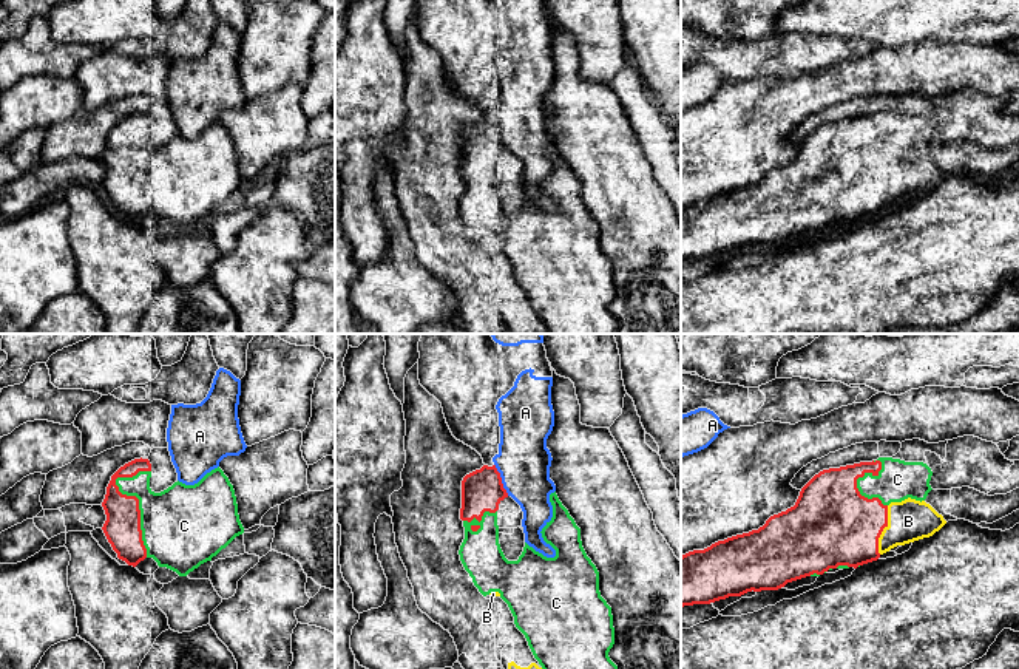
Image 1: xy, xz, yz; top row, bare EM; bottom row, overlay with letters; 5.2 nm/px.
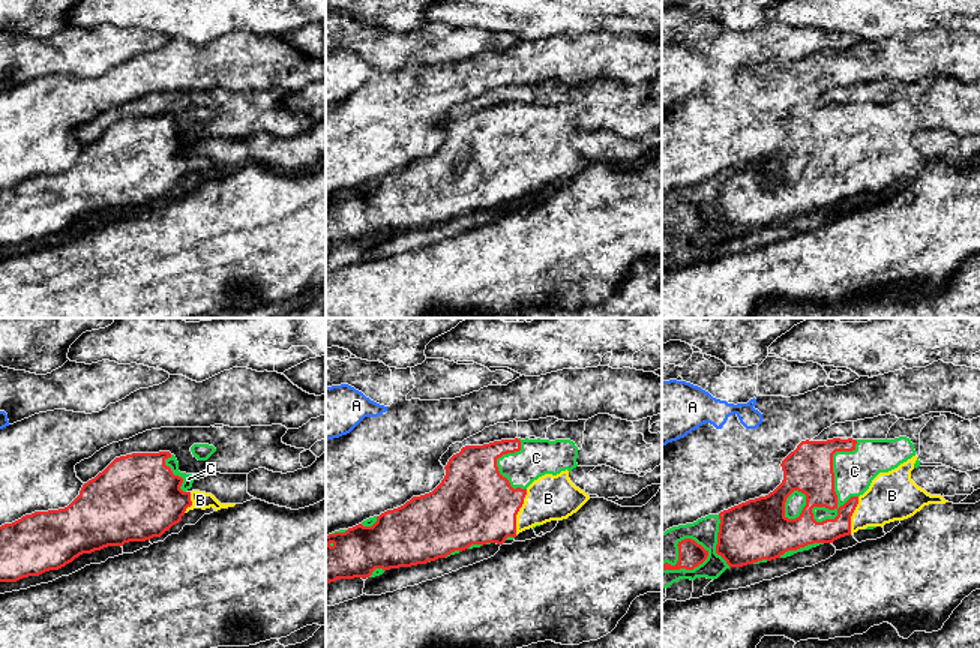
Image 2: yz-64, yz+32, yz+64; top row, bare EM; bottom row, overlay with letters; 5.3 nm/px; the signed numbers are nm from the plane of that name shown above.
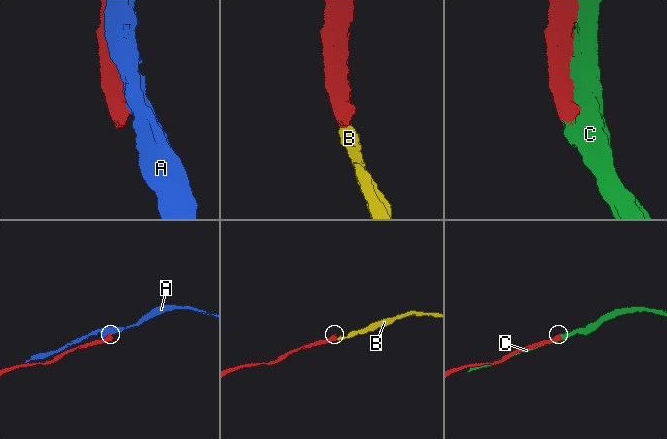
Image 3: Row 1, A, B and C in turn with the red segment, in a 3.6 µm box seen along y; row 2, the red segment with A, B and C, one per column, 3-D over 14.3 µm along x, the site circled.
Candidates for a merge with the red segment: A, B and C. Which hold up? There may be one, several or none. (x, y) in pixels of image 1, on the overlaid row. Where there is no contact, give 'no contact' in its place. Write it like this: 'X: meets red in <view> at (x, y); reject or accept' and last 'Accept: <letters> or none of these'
A: meets red in xz at (501, 479); reject
B: meets red in yz at (882, 530); accept
C: meets red in xy at (138, 502); reject
Accept: B

